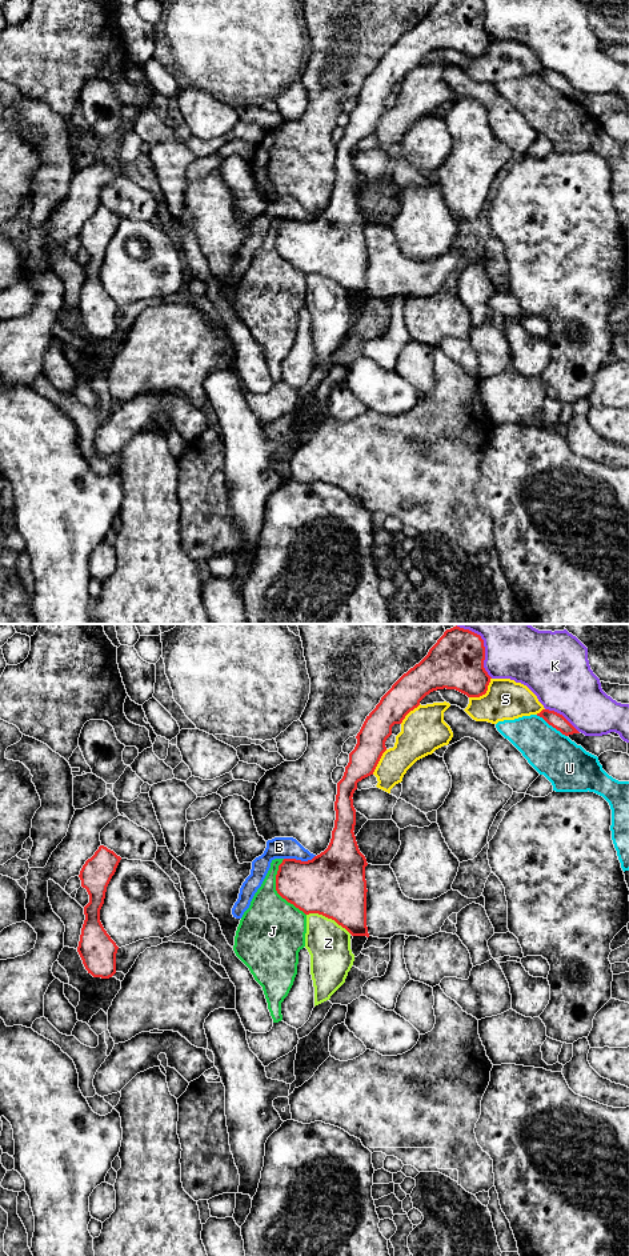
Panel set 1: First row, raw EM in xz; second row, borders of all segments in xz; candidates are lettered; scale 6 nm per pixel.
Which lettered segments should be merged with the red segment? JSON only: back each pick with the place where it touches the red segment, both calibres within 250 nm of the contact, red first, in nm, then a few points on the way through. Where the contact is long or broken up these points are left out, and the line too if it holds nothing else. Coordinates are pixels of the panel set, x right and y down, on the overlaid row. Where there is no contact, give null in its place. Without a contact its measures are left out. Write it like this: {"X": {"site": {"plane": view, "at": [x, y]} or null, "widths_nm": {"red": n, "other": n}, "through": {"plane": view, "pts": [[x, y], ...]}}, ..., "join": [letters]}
{"join": []}

